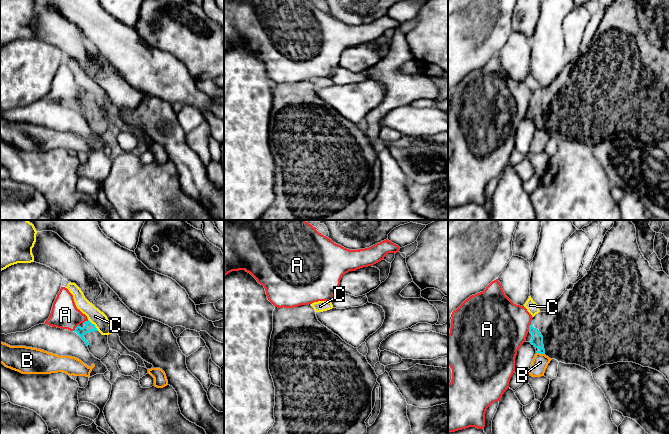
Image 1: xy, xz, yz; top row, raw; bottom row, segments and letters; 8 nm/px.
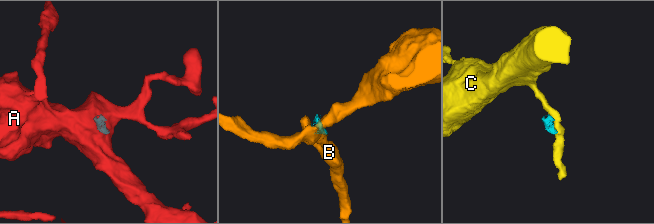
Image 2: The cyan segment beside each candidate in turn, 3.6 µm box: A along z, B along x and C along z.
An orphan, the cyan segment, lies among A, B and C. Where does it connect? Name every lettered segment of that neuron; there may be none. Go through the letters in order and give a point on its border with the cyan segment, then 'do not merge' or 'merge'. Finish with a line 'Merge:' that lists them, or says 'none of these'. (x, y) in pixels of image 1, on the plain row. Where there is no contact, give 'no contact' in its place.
A: contact yz (529, 102); do not merge
B: contact yz (540, 129); do not merge
C: contact xy (93, 100); do not merge
Merge: none of these

